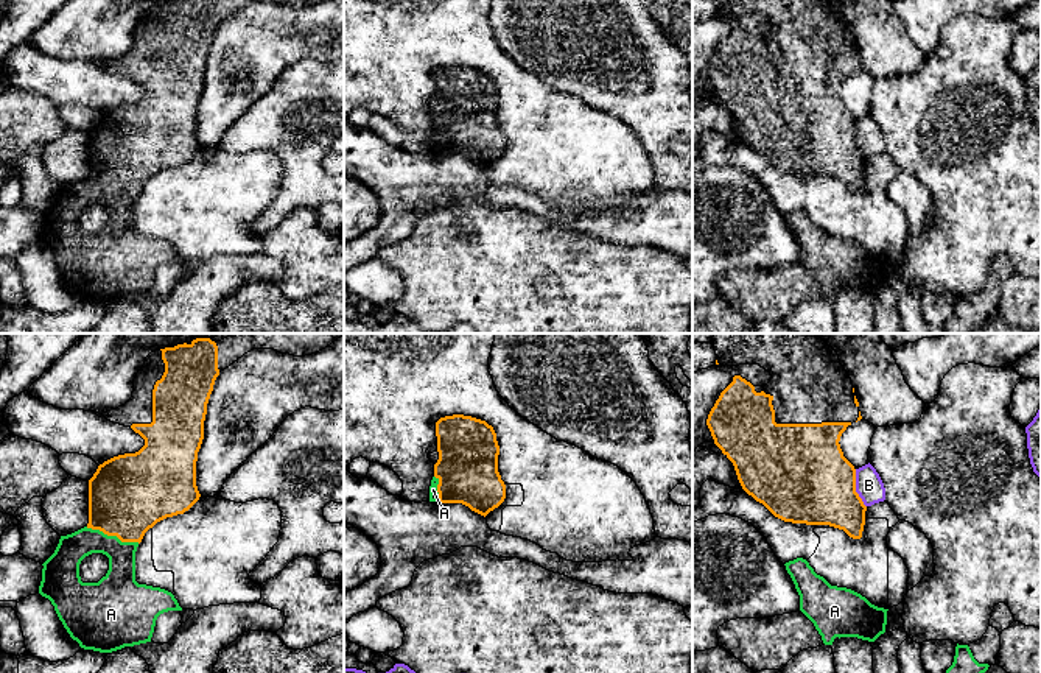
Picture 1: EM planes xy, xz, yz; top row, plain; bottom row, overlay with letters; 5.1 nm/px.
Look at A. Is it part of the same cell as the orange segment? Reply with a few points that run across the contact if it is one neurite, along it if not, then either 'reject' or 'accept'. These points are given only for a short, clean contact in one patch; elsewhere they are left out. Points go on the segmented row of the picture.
accept

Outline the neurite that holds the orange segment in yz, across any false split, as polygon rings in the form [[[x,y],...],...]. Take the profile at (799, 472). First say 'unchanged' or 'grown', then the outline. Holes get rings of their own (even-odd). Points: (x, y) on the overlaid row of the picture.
grown | [[[714,333],[710,343],[717,355],[716,365],[759,365],[772,375],[764,386],[734,375],[706,419],[714,444],[733,463],[742,489],[784,522],[829,525],[860,539],[867,506],[856,492],[856,469],[843,456],[839,441],[846,427],[862,416],[837,352],[818,333]]]

